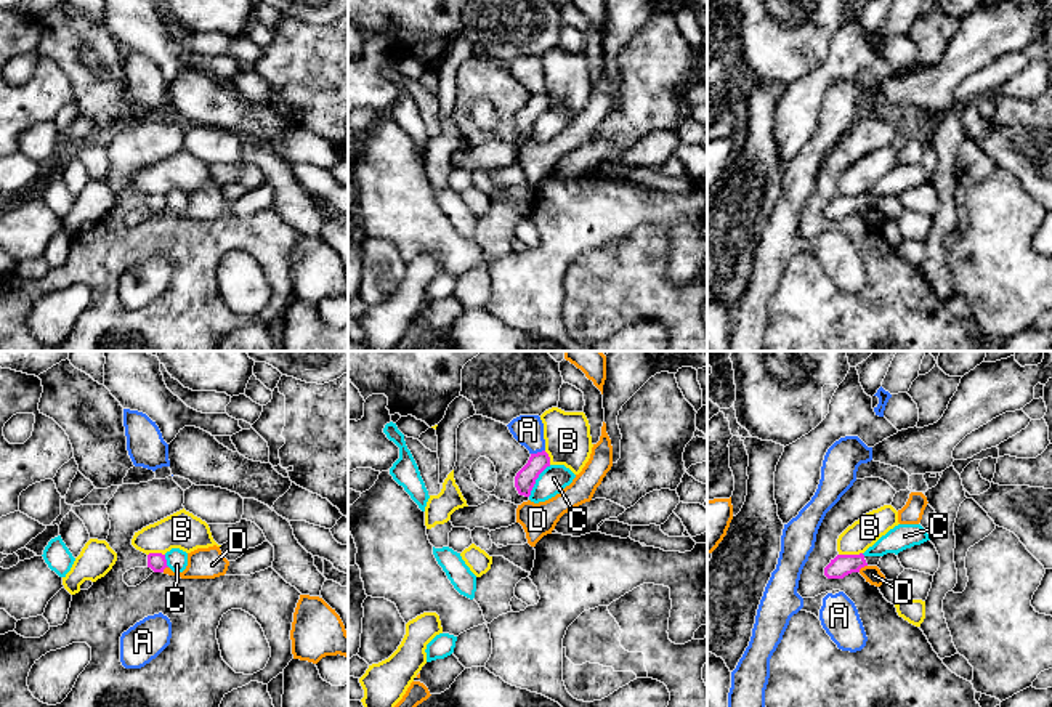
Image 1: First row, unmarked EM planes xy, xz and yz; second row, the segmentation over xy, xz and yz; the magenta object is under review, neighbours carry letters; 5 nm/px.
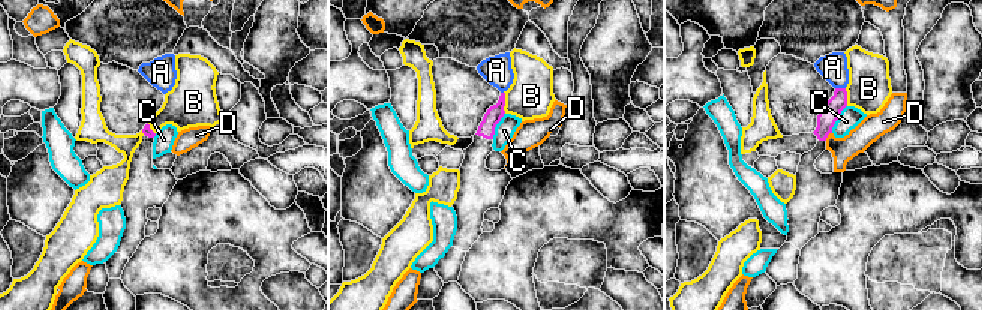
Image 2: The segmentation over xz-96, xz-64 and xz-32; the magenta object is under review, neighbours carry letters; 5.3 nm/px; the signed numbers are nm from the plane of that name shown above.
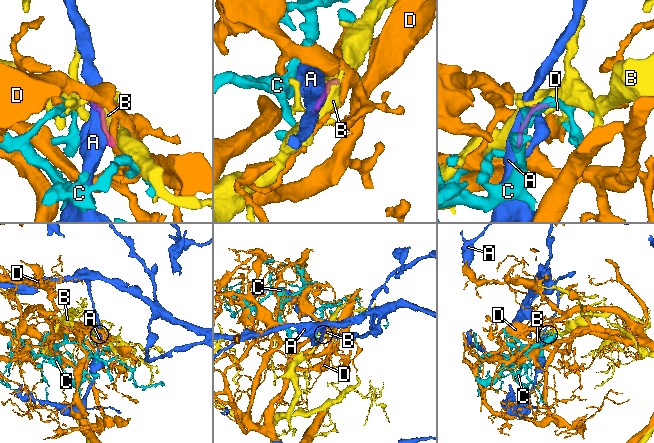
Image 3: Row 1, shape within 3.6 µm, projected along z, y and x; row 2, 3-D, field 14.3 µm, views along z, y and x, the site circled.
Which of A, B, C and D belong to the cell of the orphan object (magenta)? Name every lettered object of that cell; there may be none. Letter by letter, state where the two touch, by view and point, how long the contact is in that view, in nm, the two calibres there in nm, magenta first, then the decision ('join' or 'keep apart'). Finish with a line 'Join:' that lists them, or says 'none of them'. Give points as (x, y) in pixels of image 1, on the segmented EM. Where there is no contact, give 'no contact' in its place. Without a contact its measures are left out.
A: meets magenta in xz at (538, 452); contact 80 nm long; 110 nm thick on the magenta side, 160 nm on the other; keep apart
B: meets magenta in yz at (850, 555); contact 120 nm long; 110 nm thick on the magenta side, 150 nm on the other; keep apart
C: meets magenta in xz at (536, 478); contact 200 nm long; 110 nm thick on the magenta side, 140 nm on the other; keep apart
D: meets magenta in yz at (861, 566); contact 60 nm long; 110 nm thick on the magenta side, 90 nm on the other; keep apart
Join: none of them

